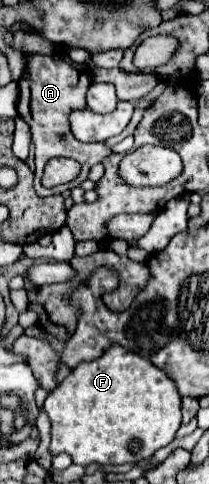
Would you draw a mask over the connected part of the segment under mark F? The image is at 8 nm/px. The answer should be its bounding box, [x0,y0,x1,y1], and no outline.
[45,345,181,465]

